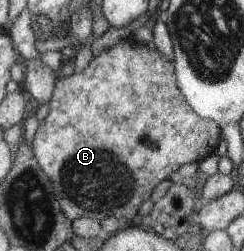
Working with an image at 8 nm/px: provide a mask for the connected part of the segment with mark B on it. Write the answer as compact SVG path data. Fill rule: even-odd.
M124 38L110 48L100 52L80 72L75 72L66 77L58 77L55 83L52 100L49 102L50 111L46 118L42 120L36 130L32 150L38 159L39 165L42 166L44 172L48 174L52 181L56 196L60 200L60 204L64 214L75 221L82 217L102 220L111 216L115 216L128 223L133 223L139 219L141 206L152 196L154 188L162 182L170 178L174 172L178 172L186 162L200 163L204 158L214 154L218 144L220 144L222 129L214 119L202 118L201 115L194 110L193 106L187 101L186 95L180 90L177 70L174 62L160 50L150 50L146 42L139 42L133 38Z

